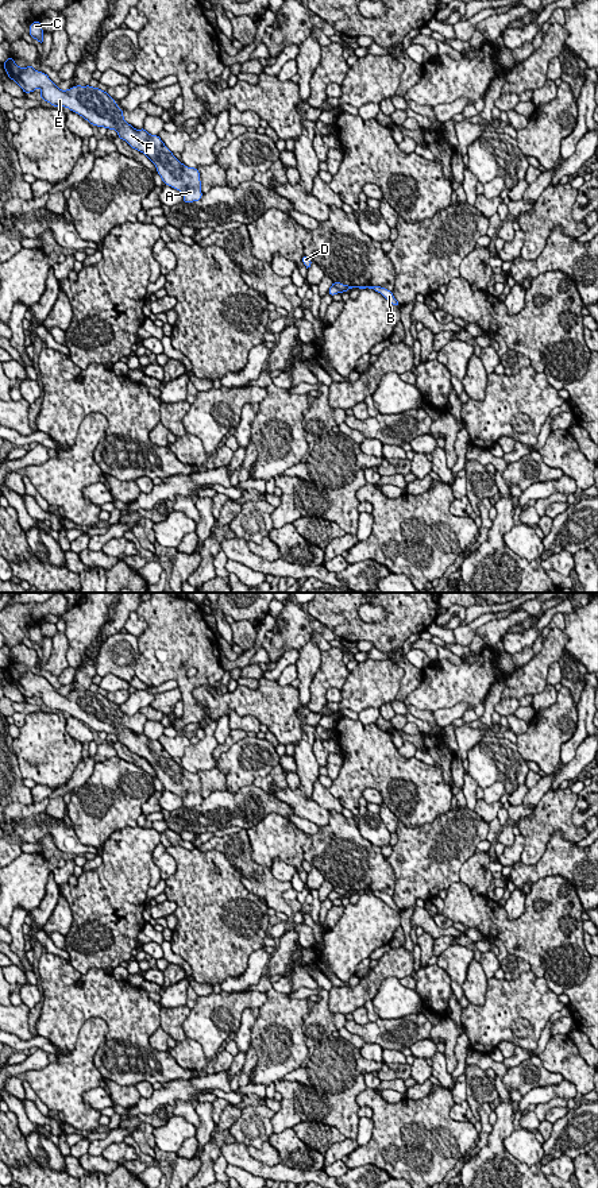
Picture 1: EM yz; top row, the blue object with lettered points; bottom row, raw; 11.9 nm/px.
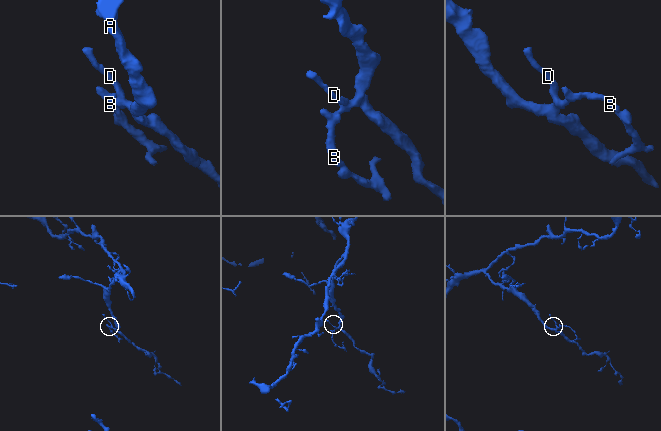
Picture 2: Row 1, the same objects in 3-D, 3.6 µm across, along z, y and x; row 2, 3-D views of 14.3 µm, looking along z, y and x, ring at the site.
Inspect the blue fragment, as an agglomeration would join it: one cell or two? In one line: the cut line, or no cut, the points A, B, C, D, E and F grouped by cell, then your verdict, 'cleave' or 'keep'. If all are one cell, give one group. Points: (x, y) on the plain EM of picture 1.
cut in yz along (332, 888), (340, 897); A C D E F / B; cleave

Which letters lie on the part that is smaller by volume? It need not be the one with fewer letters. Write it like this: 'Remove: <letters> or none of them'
Remove: B

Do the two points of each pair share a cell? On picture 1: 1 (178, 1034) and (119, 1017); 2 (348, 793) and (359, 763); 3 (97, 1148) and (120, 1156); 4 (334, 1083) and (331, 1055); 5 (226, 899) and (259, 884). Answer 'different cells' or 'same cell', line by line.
1: different cells
2: same cell
3: different cells
4: same cell
5: different cells

